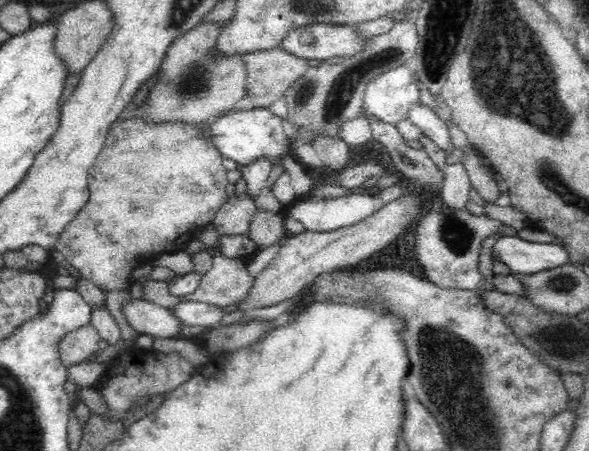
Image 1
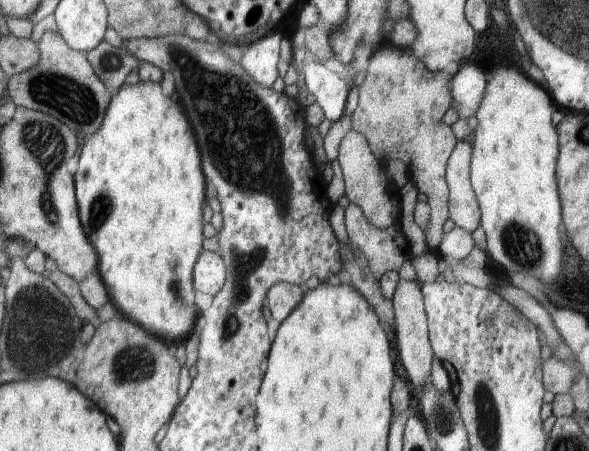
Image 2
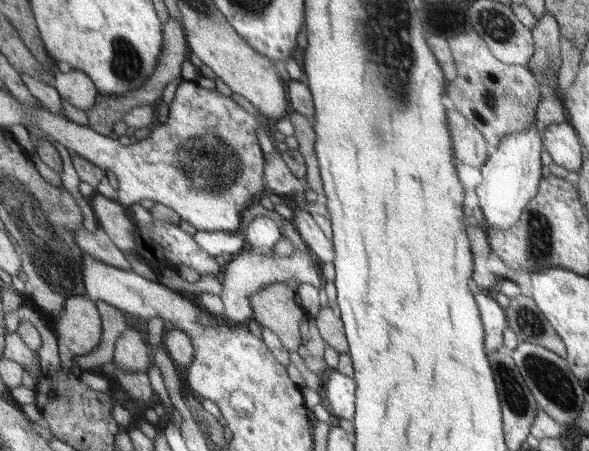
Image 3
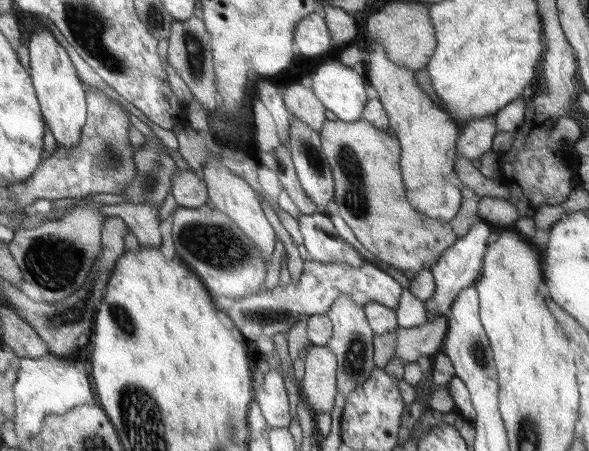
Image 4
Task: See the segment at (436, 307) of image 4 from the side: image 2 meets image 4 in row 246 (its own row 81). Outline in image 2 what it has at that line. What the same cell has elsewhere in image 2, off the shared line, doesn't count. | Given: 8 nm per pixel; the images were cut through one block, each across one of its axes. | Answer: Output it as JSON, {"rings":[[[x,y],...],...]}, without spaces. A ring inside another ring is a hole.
{"rings":[[[460,64],[449,85],[450,107],[456,110],[458,118],[466,119],[476,113],[487,78],[487,71],[477,64]]]}

